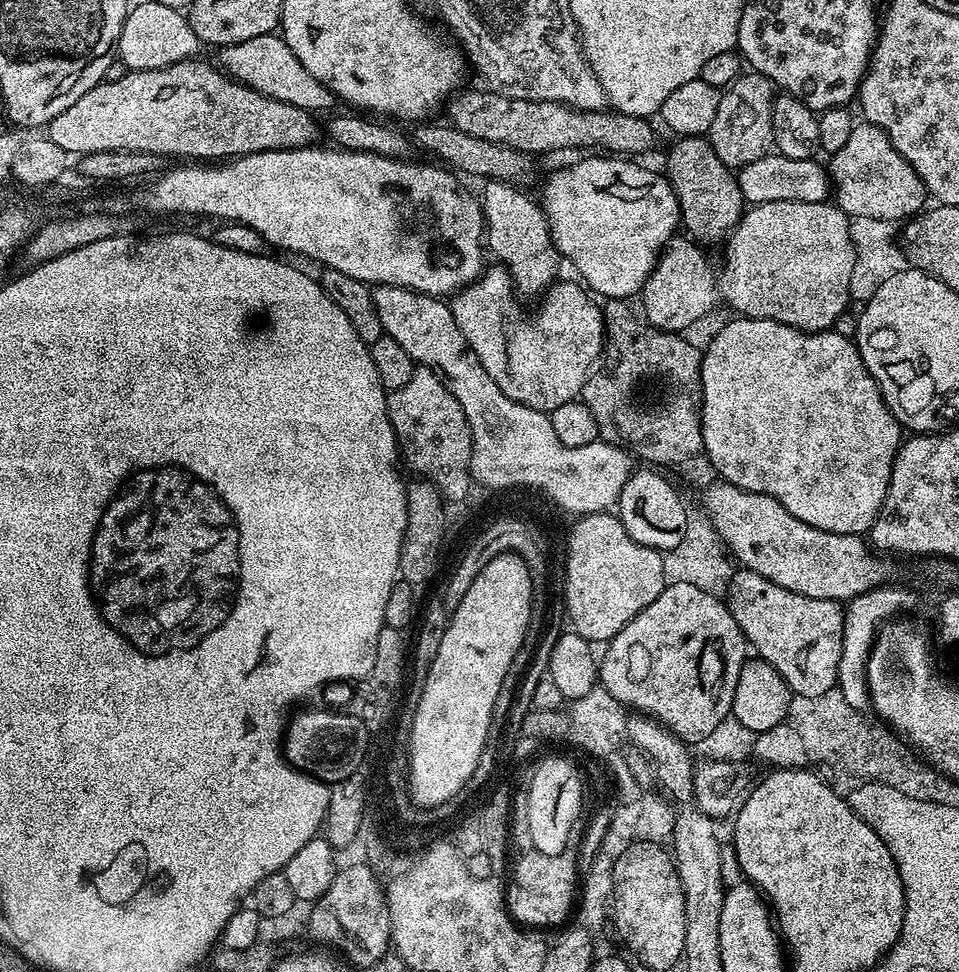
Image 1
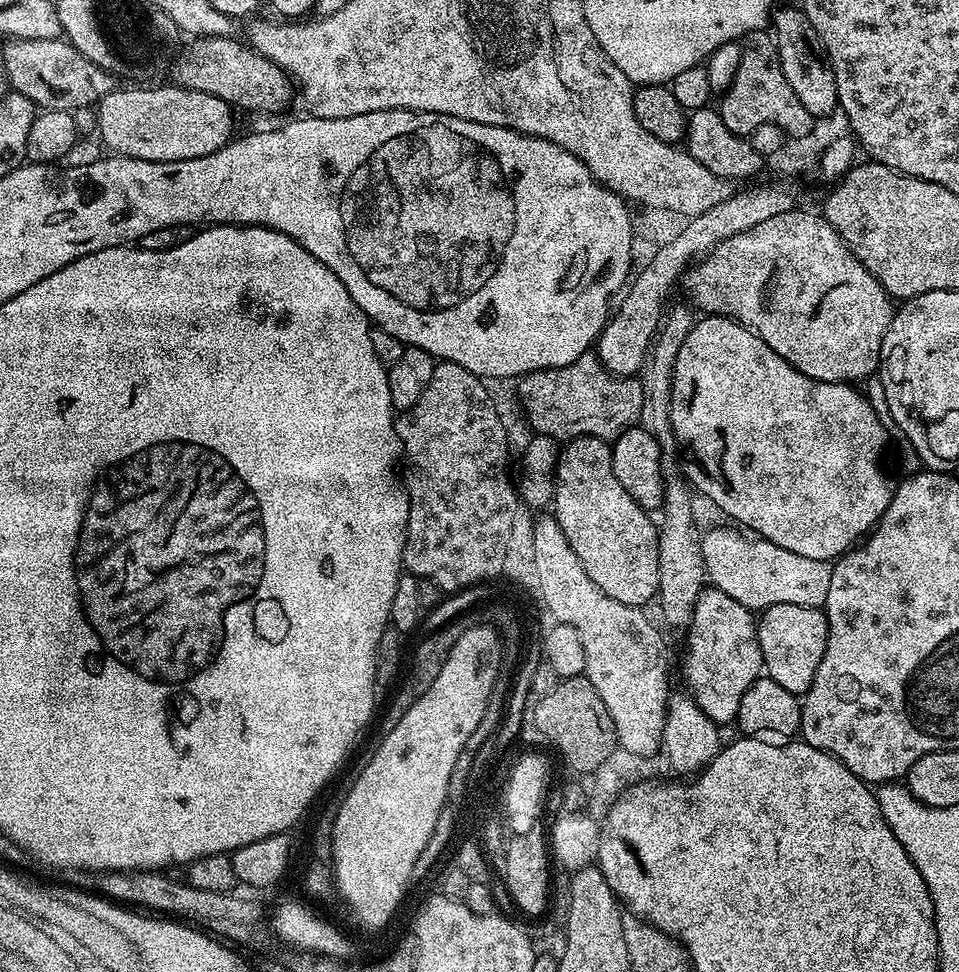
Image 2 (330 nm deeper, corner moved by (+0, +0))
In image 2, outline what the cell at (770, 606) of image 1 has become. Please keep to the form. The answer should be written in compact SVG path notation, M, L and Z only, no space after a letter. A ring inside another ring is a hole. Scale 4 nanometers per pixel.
M772 605L759 617L756 637L762 650L767 679L778 682L778 686L790 690L798 698L803 697L814 682L822 654L826 654L827 615L820 608L810 606Z

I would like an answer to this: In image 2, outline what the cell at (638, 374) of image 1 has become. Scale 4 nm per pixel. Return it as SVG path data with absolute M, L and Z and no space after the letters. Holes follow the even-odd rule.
M585 354L570 362L570 366L547 368L541 372L530 372L519 377L516 392L521 396L520 404L524 407L524 416L528 424L541 436L550 436L557 442L567 441L574 436L593 436L609 442L616 439L627 428L639 425L642 410L643 388L640 380L631 376L616 376L600 364L594 354Z

